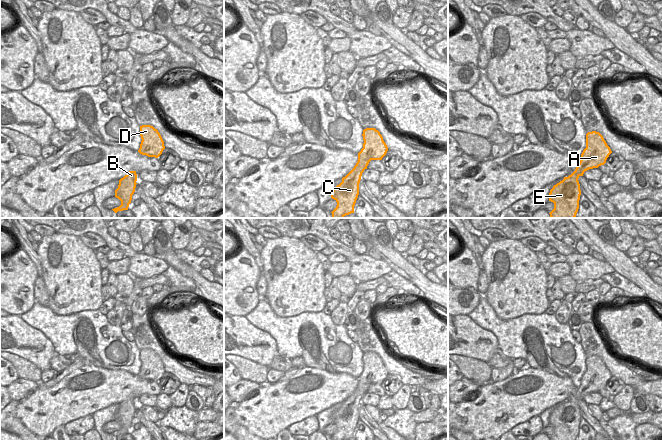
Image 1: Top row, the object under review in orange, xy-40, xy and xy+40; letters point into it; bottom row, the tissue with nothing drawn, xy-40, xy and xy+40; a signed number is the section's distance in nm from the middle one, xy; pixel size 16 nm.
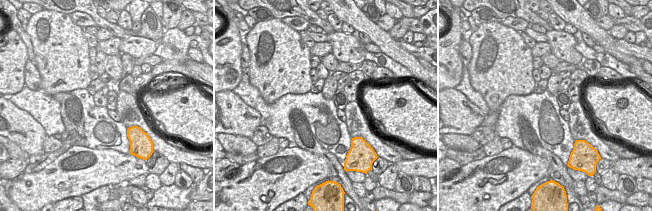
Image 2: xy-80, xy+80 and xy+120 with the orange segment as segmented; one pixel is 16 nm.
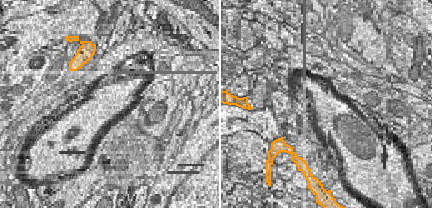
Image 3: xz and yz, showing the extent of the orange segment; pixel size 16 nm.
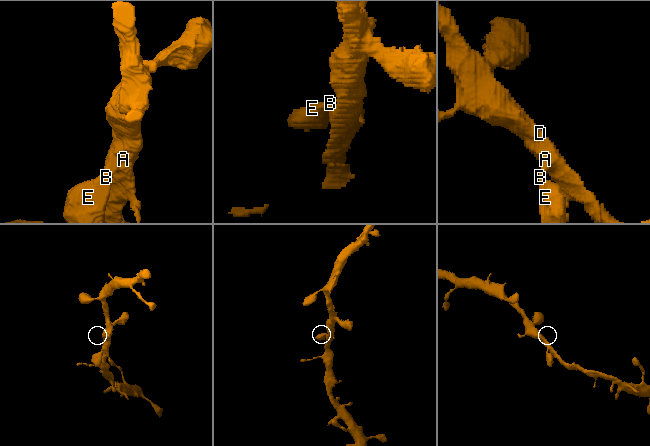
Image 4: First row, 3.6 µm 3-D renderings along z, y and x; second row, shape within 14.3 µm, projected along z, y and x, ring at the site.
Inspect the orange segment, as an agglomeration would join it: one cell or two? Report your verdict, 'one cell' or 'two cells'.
one cell

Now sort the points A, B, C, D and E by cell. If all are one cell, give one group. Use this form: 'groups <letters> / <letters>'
groups A B C D E

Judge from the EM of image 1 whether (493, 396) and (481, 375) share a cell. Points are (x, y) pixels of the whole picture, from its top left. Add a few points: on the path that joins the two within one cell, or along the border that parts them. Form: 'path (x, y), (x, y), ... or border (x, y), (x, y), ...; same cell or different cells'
border (490, 382), (485, 385); different cells

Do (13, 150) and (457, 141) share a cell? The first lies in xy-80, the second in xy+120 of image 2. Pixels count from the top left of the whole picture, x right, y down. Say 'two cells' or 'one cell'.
one cell

